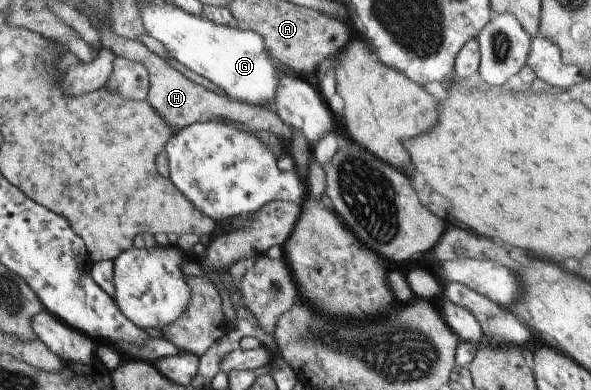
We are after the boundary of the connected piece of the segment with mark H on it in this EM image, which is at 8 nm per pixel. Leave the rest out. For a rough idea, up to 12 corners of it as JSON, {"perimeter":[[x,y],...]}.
{"perimeter":[[106,24],[102,48],[140,62],[146,102],[176,132],[224,118],[276,134],[288,152],[291,128],[262,107],[210,92],[139,41]]}

